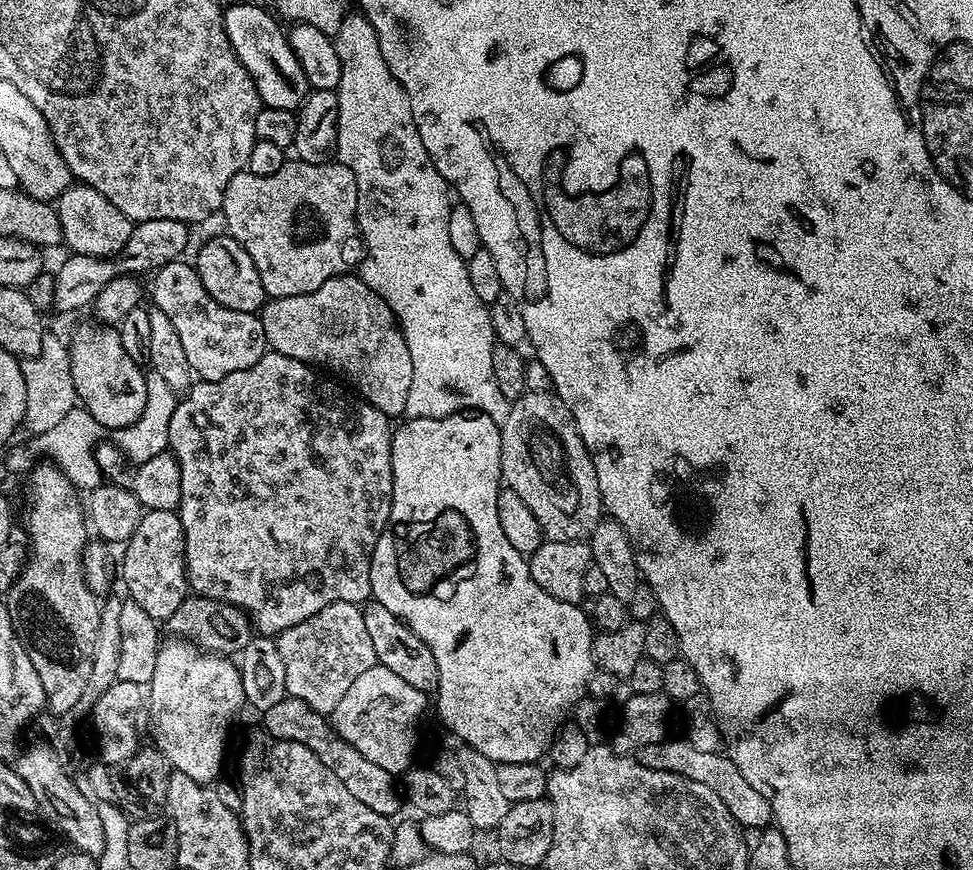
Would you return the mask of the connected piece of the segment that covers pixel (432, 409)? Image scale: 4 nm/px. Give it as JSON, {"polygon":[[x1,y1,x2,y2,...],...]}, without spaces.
{"polygon":[[349,14,345,16,342,26,334,34,338,58,342,62,342,78,339,88,335,89,338,98,338,142,336,143,335,159,346,165,356,175,358,190,360,191,360,211,358,213,358,231,364,242,366,253,358,265,358,275,366,282,366,286,374,289,381,298,388,303,390,310,396,316,400,329,404,331,406,346,410,346,410,362,414,362,414,378,410,382,410,395,406,397,405,413,409,417,425,416,426,418,440,418,441,416,454,416,463,413,465,410,475,410,477,413,489,416,495,424,501,425,508,416,510,401,498,390,498,384,494,376,494,362,492,361,492,349,494,337,492,335,492,323,488,313,489,305,483,304,474,292,474,286,470,284,468,273,468,261,463,260,450,246,450,210,454,200,450,195,450,186,438,174,434,162,426,154,426,146,422,146,422,138,418,134,418,126,414,126,414,114,410,110,408,95,404,87,390,74,390,66,386,66,386,58,382,58,380,43,376,37,374,26,367,16,363,14]]}

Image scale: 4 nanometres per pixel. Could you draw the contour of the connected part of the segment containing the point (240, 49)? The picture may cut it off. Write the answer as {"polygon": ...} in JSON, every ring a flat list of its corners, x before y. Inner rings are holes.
{"polygon":[[232,4,229,8,225,7,224,29,237,58,258,90,261,105,278,110,296,110,310,95,308,79,290,46,288,32,280,29,281,21,265,8,259,8,256,4]]}

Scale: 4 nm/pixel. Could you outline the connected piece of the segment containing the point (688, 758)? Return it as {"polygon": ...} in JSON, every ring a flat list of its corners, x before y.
{"polygon":[[669,738,662,742,654,742,654,746,642,746,638,759,642,766,650,766,650,770,673,772,682,778,702,782,702,786,714,790,714,794,722,798,726,810,741,829,765,829,773,823,772,808,766,798,762,798,762,794,758,794,758,790,754,790,754,786,750,786,746,778,742,778,742,770,738,770,738,766,734,766,732,759,723,751,706,754,702,750,694,750,694,746,690,746,683,738]]}

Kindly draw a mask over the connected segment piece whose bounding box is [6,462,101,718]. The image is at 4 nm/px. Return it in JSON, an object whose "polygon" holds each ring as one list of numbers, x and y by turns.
{"polygon":[[55,463,37,464,40,465,37,468,35,465,30,472,33,484,32,509,28,512,28,536,32,539,33,550,44,552,48,580,43,580,36,572,25,571,8,589,6,603,16,636,22,642,26,654,30,654,30,662,34,662,34,670,38,670,38,678,42,678,44,700,56,711,55,715,61,718,74,708,78,698,81,697,82,690,85,689,87,678,90,677,101,605,98,603,97,595,88,589,88,583,84,580,82,553,90,540,90,528,86,523,85,509,81,505,80,508,76,505,77,489]]}

